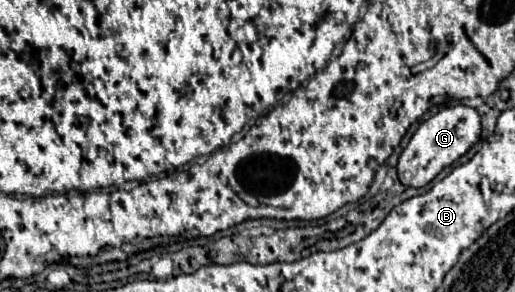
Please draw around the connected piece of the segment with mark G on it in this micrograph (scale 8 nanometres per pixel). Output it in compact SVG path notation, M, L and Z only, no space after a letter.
M450 106L442 108L438 114L420 124L408 146L404 148L398 160L398 178L404 186L422 188L436 178L436 174L464 156L480 140L480 116L468 106Z

